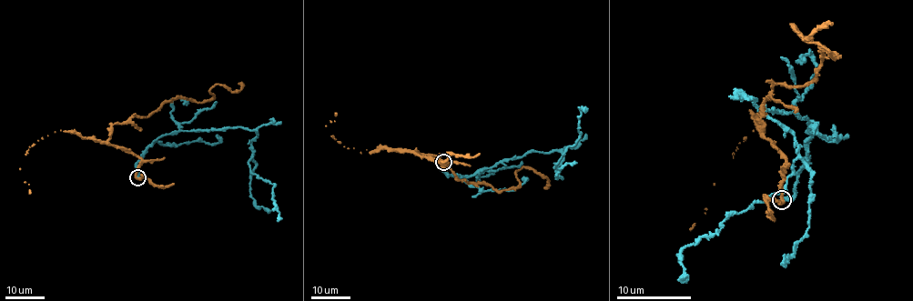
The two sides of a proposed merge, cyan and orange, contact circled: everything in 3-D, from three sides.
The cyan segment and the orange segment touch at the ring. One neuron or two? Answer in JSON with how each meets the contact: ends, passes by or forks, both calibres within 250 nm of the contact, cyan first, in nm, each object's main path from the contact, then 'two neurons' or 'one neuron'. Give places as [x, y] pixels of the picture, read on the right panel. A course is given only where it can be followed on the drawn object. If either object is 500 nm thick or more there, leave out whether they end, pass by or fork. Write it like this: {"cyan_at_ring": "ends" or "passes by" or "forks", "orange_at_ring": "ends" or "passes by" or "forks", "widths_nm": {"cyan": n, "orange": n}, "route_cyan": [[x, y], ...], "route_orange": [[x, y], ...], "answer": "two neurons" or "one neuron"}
{"cyan_at_ring": "ends", "orange_at_ring": "passes by", "widths_nm": {"cyan": 440, "orange": 320}, "route_cyan": [[781, 199], [794, 194], [809, 123], [765, 105], [797, 147], [786, 186], [683, 249], [686, 283]], "route_orange": [[781, 201], [763, 105], [836, 56], [792, 25], [831, 23]], "answer": "two neurons"}

